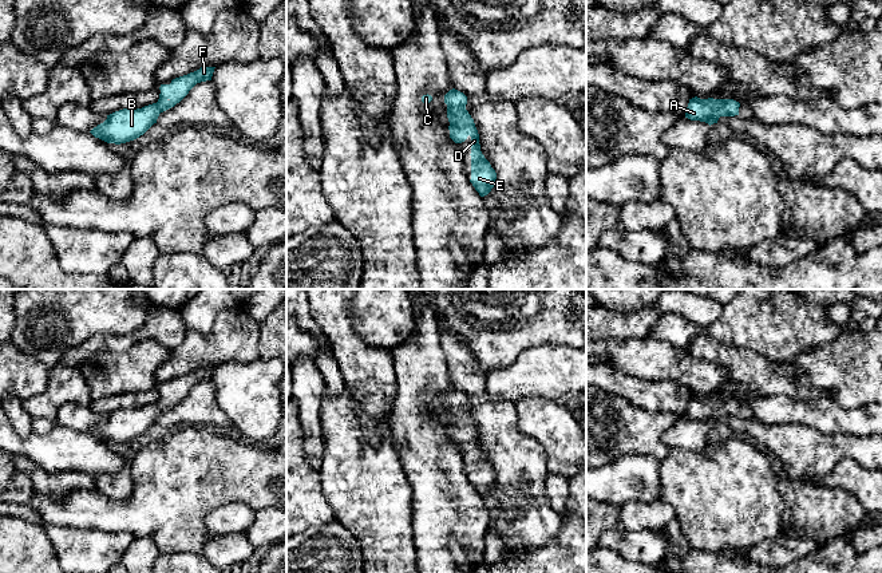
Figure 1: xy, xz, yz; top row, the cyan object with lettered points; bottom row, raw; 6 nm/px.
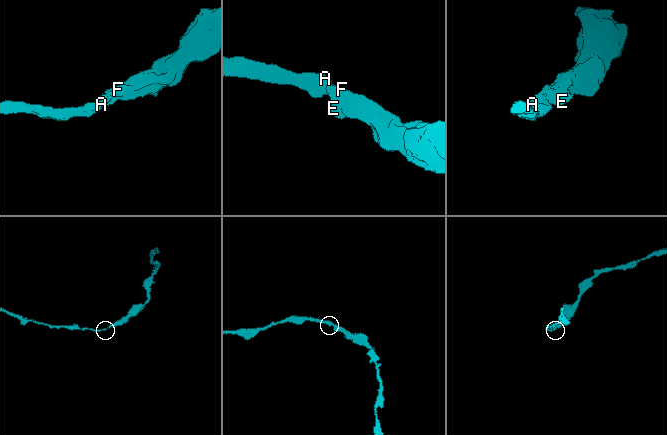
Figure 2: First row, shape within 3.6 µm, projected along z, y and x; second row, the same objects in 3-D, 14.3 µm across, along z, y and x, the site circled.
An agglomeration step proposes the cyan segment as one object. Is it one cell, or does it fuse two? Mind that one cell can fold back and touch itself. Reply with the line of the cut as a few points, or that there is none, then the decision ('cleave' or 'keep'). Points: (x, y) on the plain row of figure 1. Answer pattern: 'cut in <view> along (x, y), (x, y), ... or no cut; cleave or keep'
no cut; keep

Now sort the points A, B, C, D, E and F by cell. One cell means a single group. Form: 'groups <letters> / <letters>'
groups A B C D E F

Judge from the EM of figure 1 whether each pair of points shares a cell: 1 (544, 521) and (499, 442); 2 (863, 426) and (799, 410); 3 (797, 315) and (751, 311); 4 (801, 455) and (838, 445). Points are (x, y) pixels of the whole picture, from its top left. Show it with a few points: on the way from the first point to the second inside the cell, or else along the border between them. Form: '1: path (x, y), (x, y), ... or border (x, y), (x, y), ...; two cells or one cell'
1: path (523, 501), (521, 498), (519, 462); one cell
2: path (847, 421), (815, 413); one cell
3: path (786, 316), (762, 316); one cell
4: path (810, 454), (829, 450); one cell

